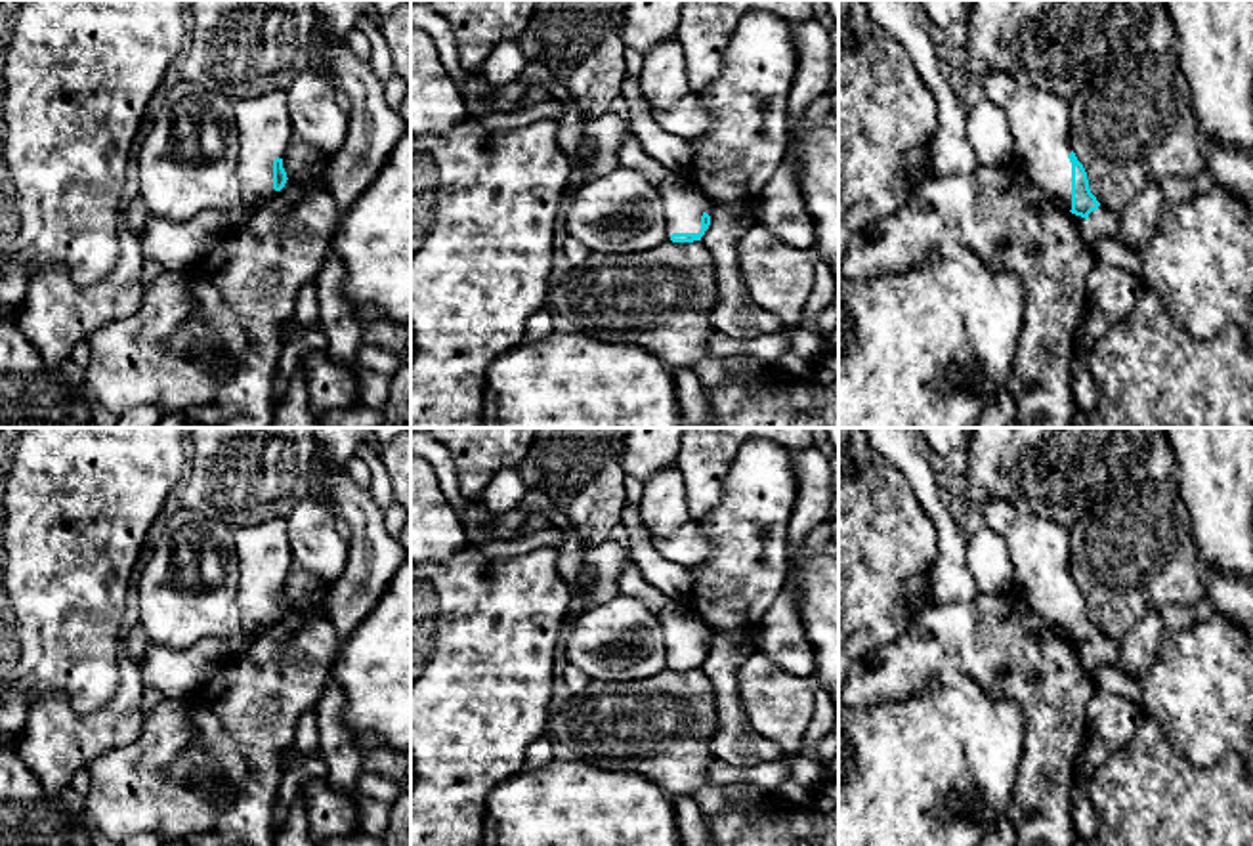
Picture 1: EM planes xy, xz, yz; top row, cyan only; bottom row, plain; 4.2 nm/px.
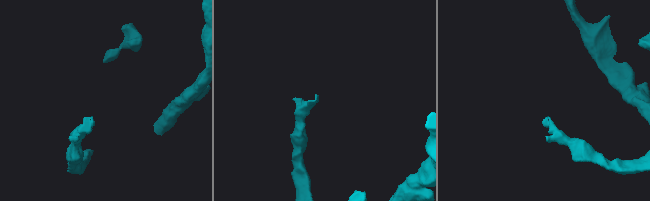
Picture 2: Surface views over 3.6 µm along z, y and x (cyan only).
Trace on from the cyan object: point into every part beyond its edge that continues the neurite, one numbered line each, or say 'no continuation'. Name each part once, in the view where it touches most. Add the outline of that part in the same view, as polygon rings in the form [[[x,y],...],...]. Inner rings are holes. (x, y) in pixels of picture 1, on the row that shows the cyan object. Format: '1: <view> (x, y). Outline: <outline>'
1: yz (1040, 121). Outline: [[[991,73],[982,90],[1009,120],[1012,159],[1026,176],[1068,212],[1072,210],[1070,141],[1072,109],[1052,92],[1018,82],[1005,73]]]

